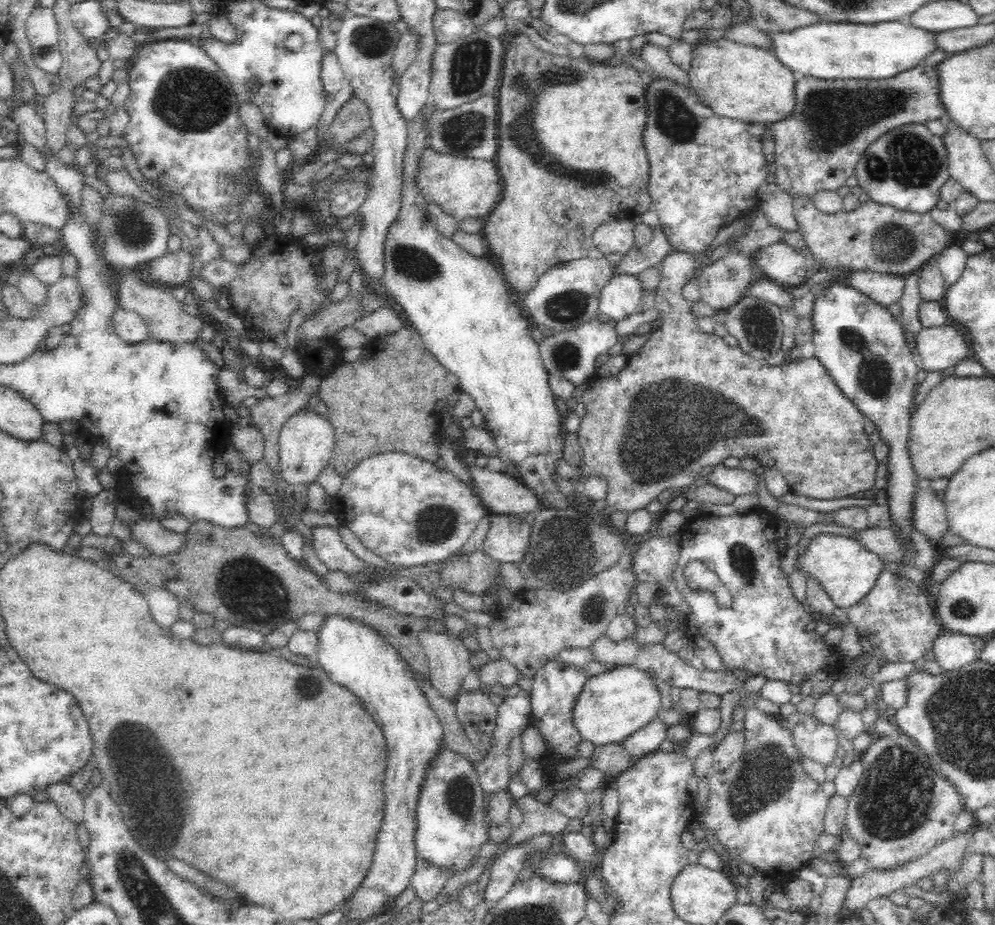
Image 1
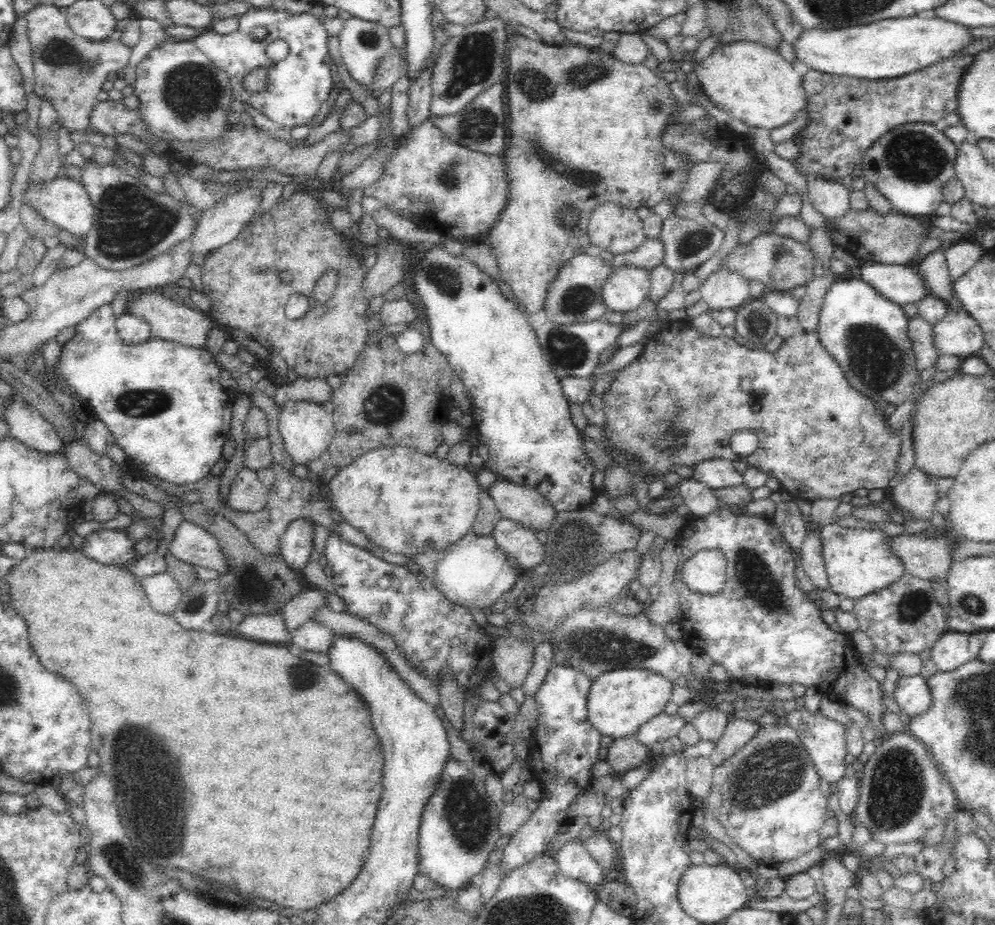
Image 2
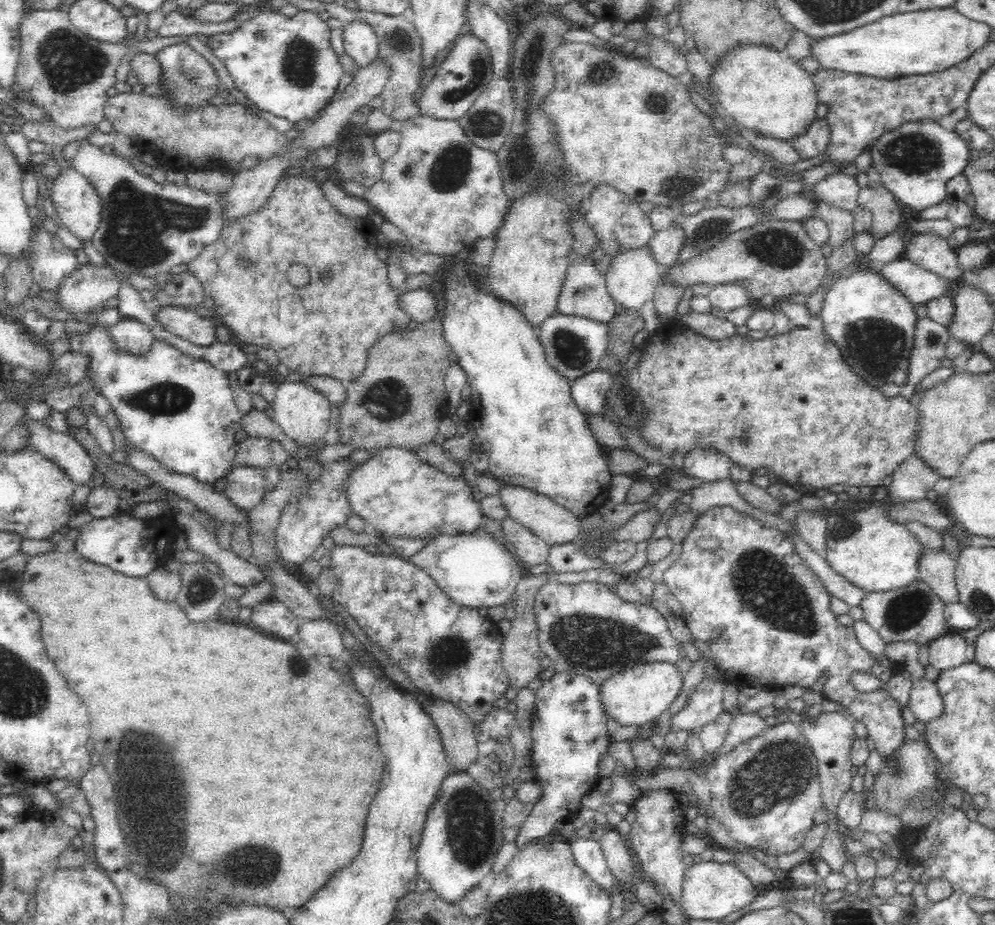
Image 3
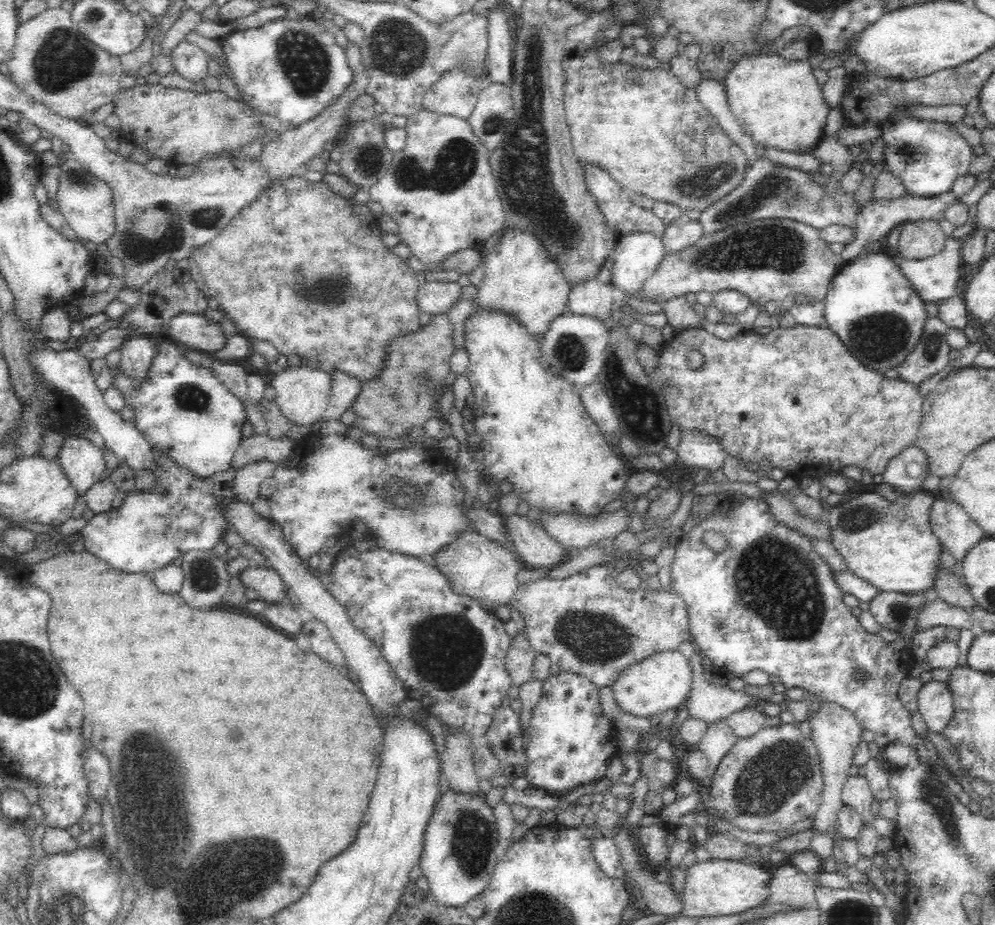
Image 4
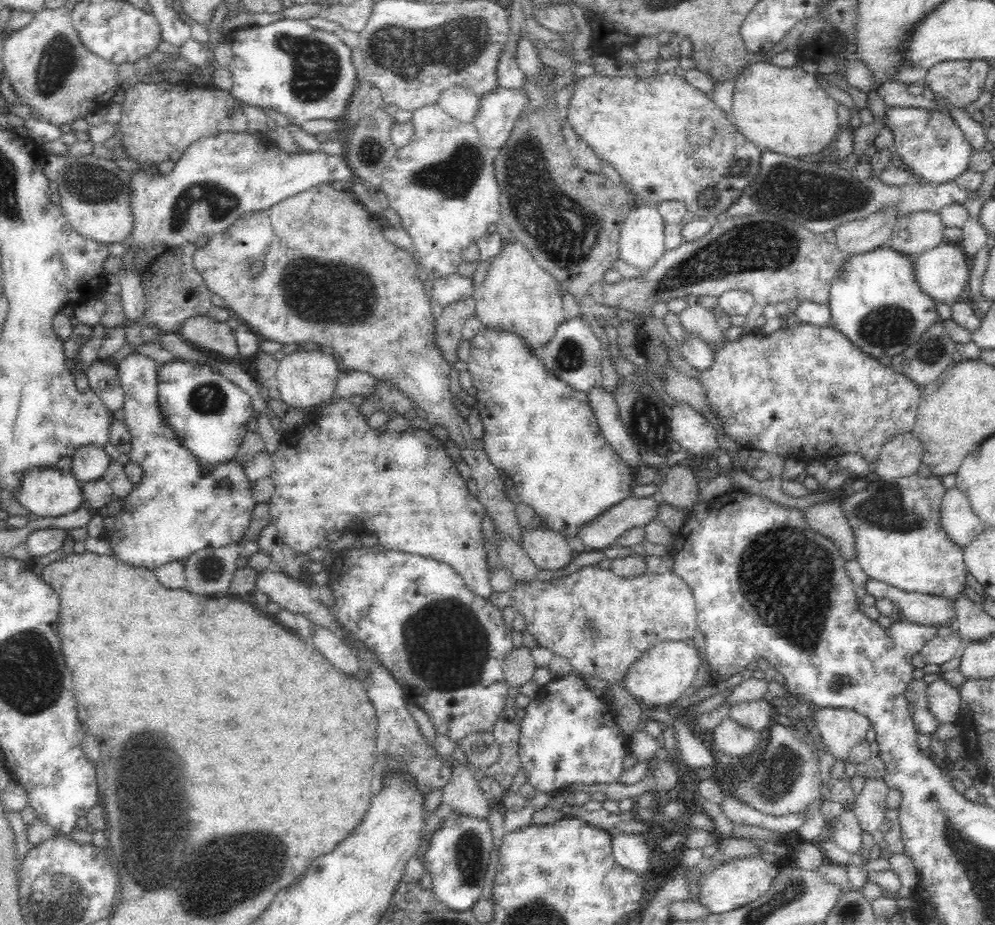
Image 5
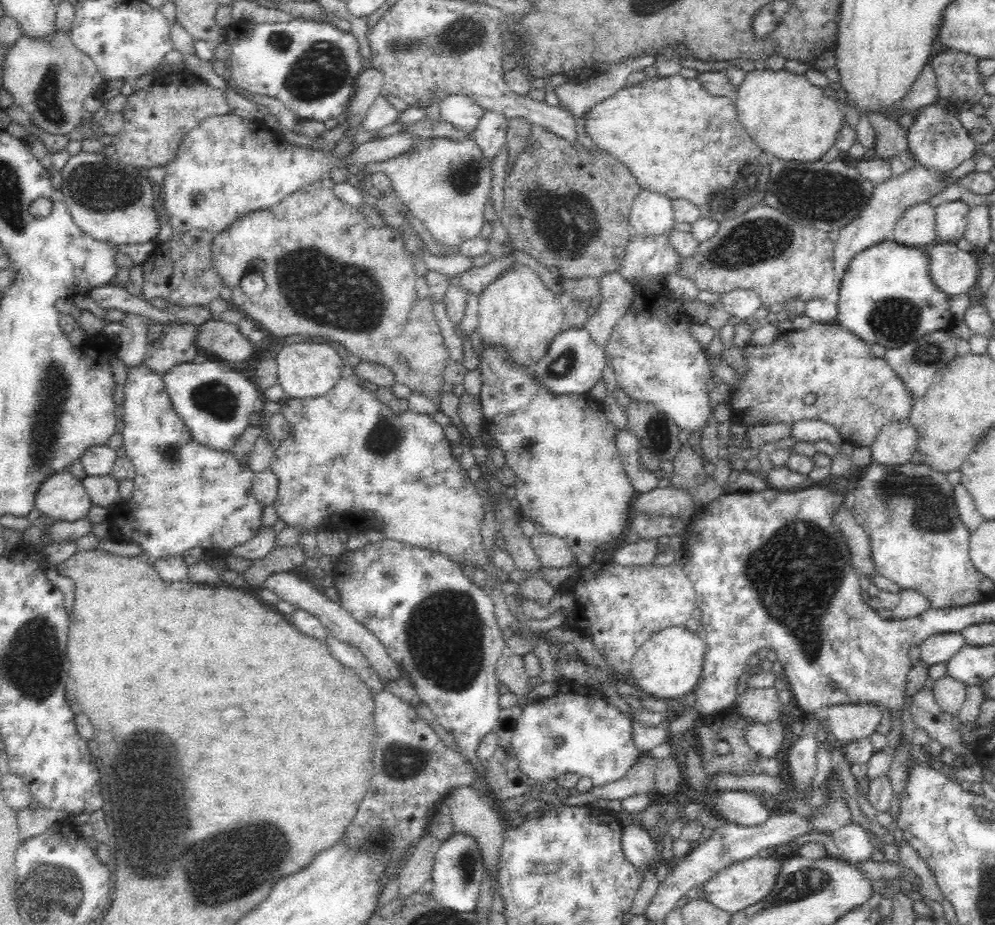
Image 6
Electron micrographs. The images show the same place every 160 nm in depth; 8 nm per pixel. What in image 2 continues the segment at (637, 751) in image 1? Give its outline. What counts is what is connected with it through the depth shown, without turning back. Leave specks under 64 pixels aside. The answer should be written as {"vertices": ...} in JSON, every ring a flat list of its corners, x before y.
{"vertices":[[665,712,660,713,658,716,654,716,652,720,648,720,646,724,642,724,637,732,638,739,648,746,662,742,667,738,676,736,686,724,688,724,688,720,677,713,674,715]]}

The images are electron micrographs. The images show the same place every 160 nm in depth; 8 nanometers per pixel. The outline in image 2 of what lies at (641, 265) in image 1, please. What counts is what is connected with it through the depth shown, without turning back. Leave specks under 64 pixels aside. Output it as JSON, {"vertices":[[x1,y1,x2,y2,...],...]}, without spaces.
{"vertices":[[702,214,695,217,684,217,682,215,672,215,664,218,664,226,660,232,660,239,664,241,666,247,666,256,664,256,664,265,676,272,688,272,694,270,701,264,712,258,717,250,724,244,724,230,714,226,710,220]]}

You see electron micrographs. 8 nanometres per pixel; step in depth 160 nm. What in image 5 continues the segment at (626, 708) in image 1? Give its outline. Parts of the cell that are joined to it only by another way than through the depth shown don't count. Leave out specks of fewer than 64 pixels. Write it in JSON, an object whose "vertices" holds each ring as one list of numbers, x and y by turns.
{"vertices":[[663,640,647,648,633,662,624,683,645,709,683,701,698,674,700,653,690,640]]}

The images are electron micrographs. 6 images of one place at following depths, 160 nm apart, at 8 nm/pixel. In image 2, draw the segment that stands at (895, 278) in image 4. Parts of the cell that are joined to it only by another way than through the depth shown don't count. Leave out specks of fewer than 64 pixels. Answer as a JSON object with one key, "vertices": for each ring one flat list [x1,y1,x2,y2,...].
{"vertices":[[859,276,839,278,826,292,816,328,822,345,840,363,846,379,864,395,888,404,900,404,920,382,915,367,909,321,904,308]]}

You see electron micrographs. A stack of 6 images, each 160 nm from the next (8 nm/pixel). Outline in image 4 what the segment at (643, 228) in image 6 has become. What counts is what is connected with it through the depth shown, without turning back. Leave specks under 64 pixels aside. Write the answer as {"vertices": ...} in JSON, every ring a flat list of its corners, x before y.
{"vertices":[[630,231,618,236,610,262,613,272,612,286,633,293,666,254,662,237,650,231]]}

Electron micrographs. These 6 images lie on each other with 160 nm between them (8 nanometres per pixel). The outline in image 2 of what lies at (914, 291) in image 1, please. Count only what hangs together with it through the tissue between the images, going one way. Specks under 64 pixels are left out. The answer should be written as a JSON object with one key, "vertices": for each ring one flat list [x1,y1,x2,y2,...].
{"vertices":[[916,314,909,321,909,337,915,354,915,367,918,372,928,370,938,362,940,347,934,343,934,329,920,314]]}

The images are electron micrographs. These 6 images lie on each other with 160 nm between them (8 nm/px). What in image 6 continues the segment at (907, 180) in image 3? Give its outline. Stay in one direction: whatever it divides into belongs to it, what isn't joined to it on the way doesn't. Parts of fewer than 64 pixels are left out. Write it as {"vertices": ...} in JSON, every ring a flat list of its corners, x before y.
{"vertices":[[938,103,921,108,914,121,915,124,909,128,908,149,916,155,919,164,932,169,951,170,962,164,964,160,970,160,978,150,978,146,955,111,946,109]]}

